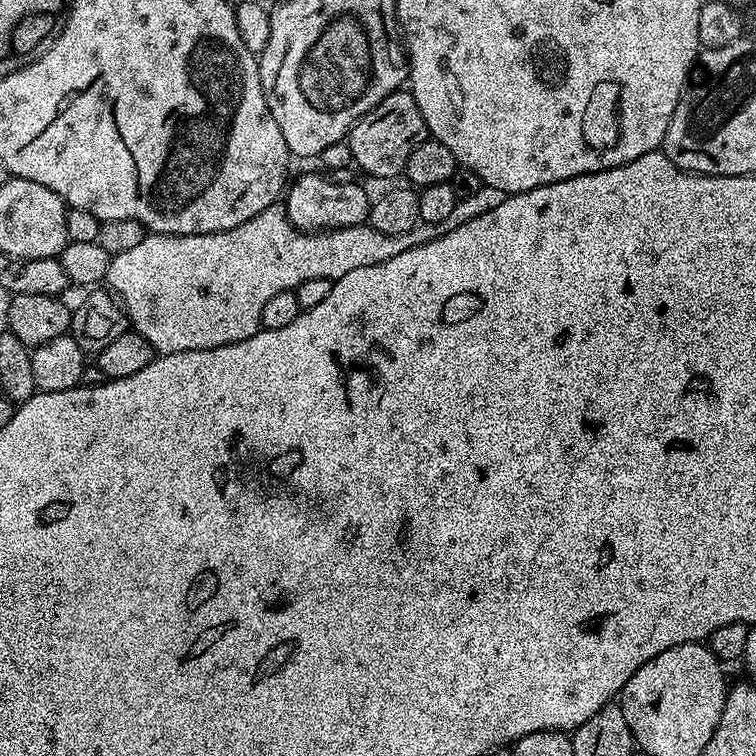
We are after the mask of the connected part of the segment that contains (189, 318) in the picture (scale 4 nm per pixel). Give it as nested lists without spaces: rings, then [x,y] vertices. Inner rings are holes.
[[[481,186],[478,194],[470,194],[470,198],[456,201],[446,222],[421,222],[406,234],[382,234],[382,230],[374,230],[367,222],[349,228],[305,232],[289,222],[287,211],[280,206],[262,210],[262,214],[250,218],[250,222],[242,222],[242,226],[225,232],[211,232],[201,236],[145,234],[138,246],[126,250],[126,254],[111,257],[106,284],[118,297],[127,315],[127,323],[138,334],[142,334],[146,342],[150,342],[153,353],[210,350],[214,346],[242,342],[261,331],[262,310],[276,294],[293,291],[310,278],[340,280],[342,274],[350,274],[350,270],[358,270],[358,266],[378,266],[378,262],[390,262],[390,258],[402,254],[402,250],[422,246],[450,230],[458,230],[458,226],[462,226],[462,222],[470,222],[470,218],[482,218],[482,214],[490,214],[490,210],[502,206],[505,195],[502,190]]]

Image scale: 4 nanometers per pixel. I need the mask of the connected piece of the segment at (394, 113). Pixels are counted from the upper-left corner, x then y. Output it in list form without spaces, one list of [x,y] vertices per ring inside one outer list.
[[[397,90],[382,98],[378,106],[374,106],[349,128],[346,143],[350,146],[352,162],[357,169],[360,167],[368,176],[388,180],[403,173],[410,154],[414,154],[425,138],[426,129],[418,102],[414,102],[411,91]]]

